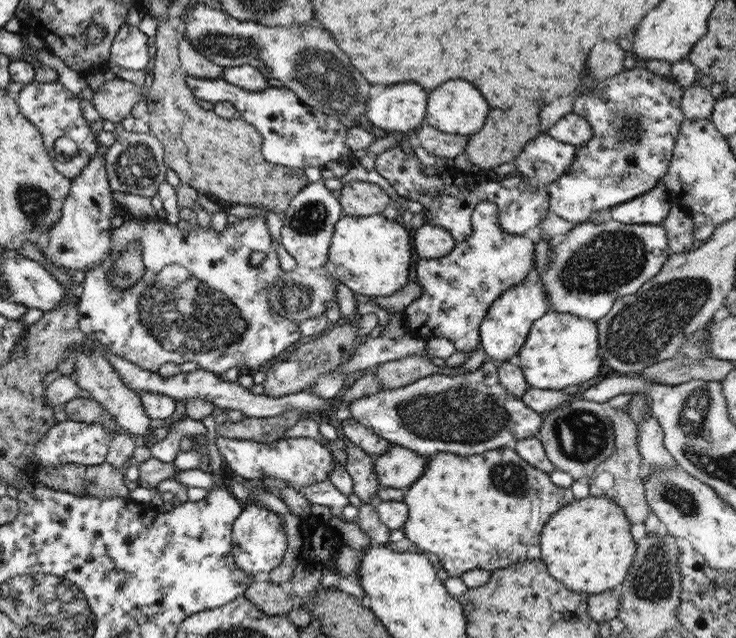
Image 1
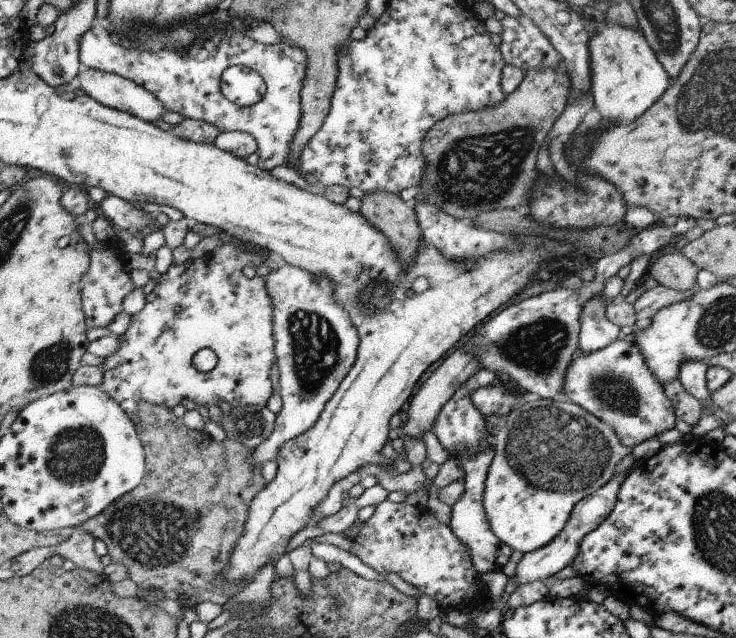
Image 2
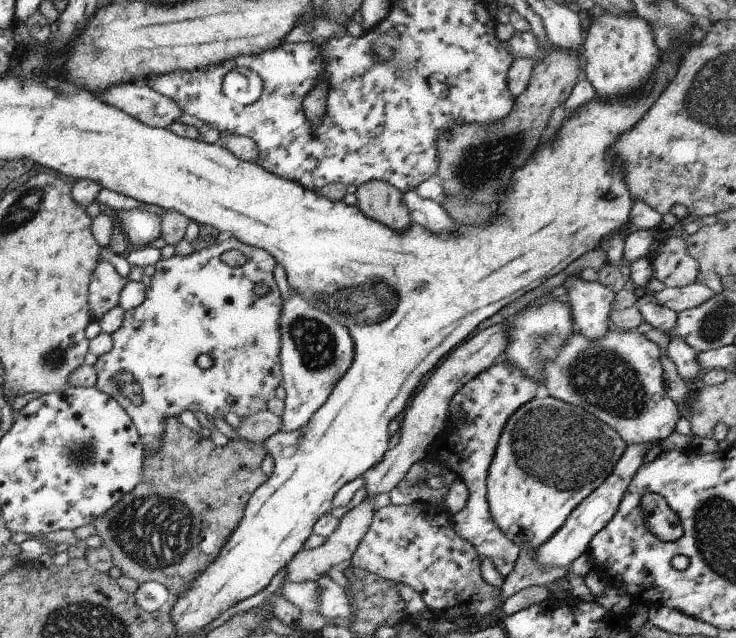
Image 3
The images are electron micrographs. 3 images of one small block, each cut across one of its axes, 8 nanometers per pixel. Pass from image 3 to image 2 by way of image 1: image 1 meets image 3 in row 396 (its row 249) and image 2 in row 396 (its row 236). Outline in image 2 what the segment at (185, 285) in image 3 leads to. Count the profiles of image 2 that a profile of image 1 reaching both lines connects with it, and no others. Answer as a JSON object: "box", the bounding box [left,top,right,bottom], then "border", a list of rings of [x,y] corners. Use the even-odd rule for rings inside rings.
{"box":[99,243,276,422],"border":[[[223,243],[217,246],[214,252],[205,253],[201,257],[187,259],[180,264],[171,263],[167,270],[160,274],[156,280],[154,288],[145,295],[146,301],[143,308],[138,313],[132,314],[129,317],[129,324],[125,332],[121,336],[116,337],[117,348],[109,356],[101,360],[100,368],[102,370],[102,379],[99,388],[106,392],[120,407],[121,410],[130,418],[131,422],[137,422],[138,405],[140,402],[172,409],[174,406],[181,405],[181,400],[195,400],[212,403],[214,405],[219,402],[227,402],[234,409],[235,407],[242,407],[245,405],[253,405],[256,407],[265,407],[267,398],[271,395],[271,382],[269,381],[269,369],[273,360],[276,359],[274,355],[274,344],[272,337],[272,304],[271,297],[266,291],[266,284],[264,277],[255,275],[252,278],[246,278],[242,273],[243,266],[255,266],[257,262],[264,261],[270,252],[260,253],[259,251],[252,251],[251,249],[240,249],[234,247],[233,243]],[[201,349],[209,349],[216,356],[215,366],[206,373],[197,372],[197,369],[192,368],[192,355]]]}

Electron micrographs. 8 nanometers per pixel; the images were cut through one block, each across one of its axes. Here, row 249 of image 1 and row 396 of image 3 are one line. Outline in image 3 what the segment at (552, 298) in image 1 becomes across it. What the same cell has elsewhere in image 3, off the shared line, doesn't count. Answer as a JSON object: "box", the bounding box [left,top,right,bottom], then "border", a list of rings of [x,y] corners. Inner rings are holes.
{"box":[543,328,679,444],"border":[[[575,328],[571,336],[565,340],[565,344],[559,348],[555,360],[543,362],[543,374],[545,374],[543,386],[547,389],[548,396],[578,406],[585,412],[596,416],[628,444],[659,442],[673,432],[675,422],[679,419],[676,404],[665,392],[659,350],[657,344],[647,340],[644,334],[635,329],[623,332],[609,330],[599,340],[587,340]]]}

